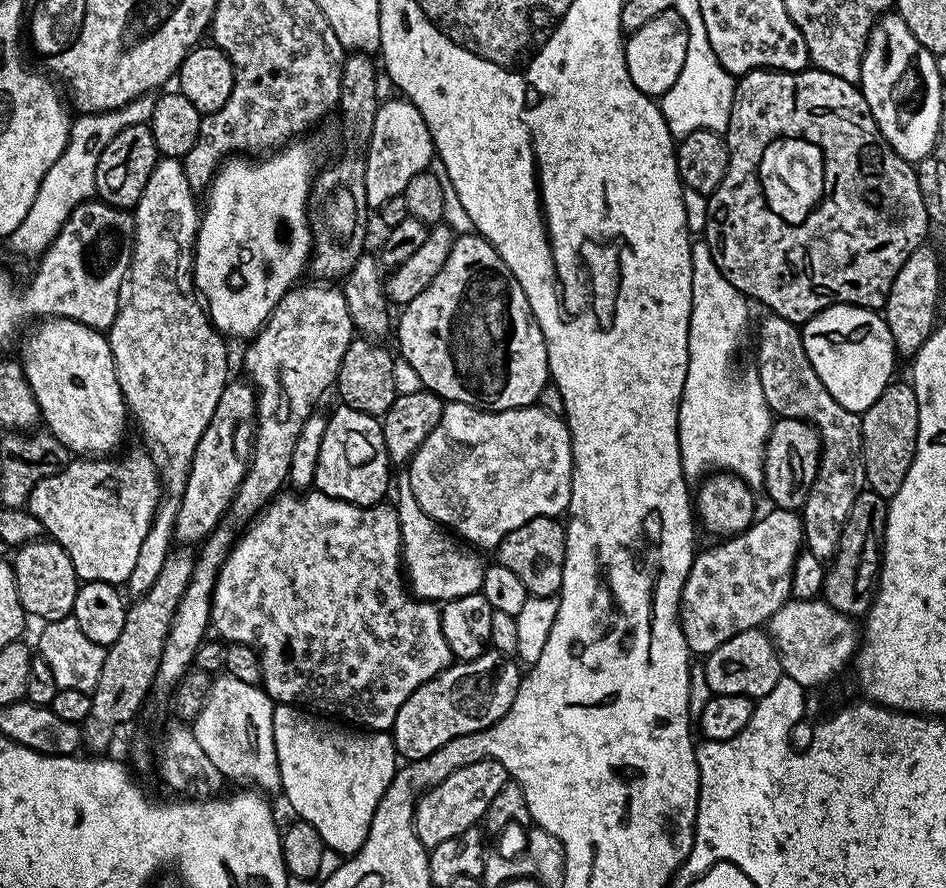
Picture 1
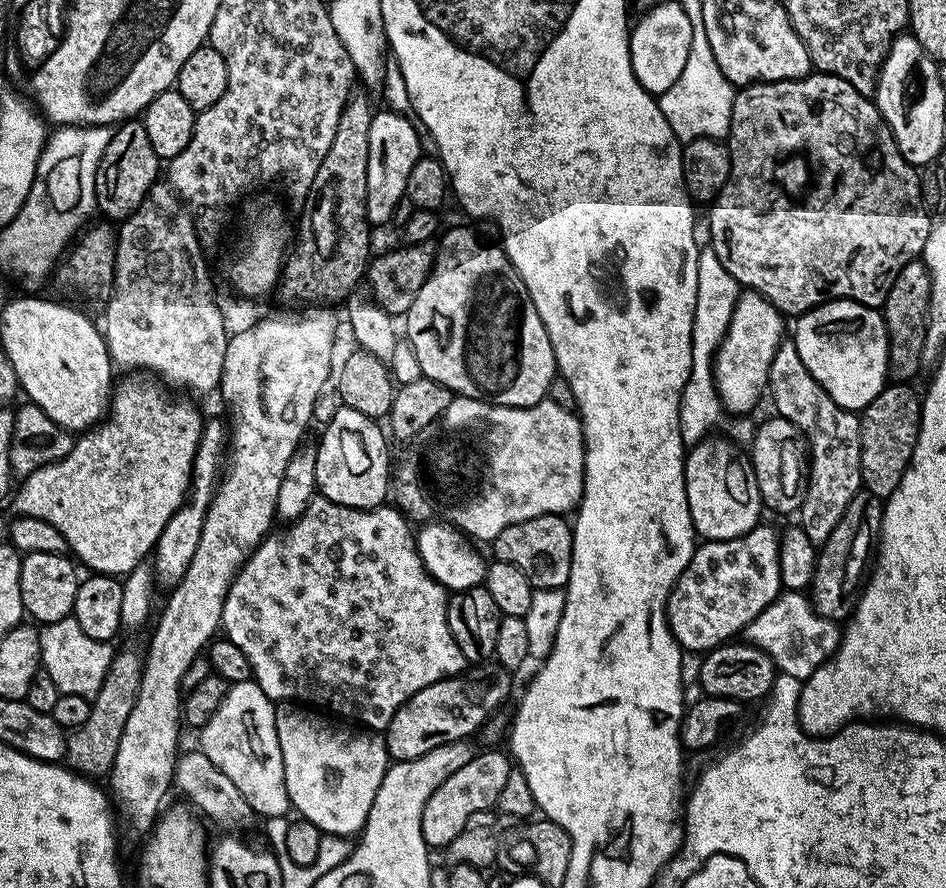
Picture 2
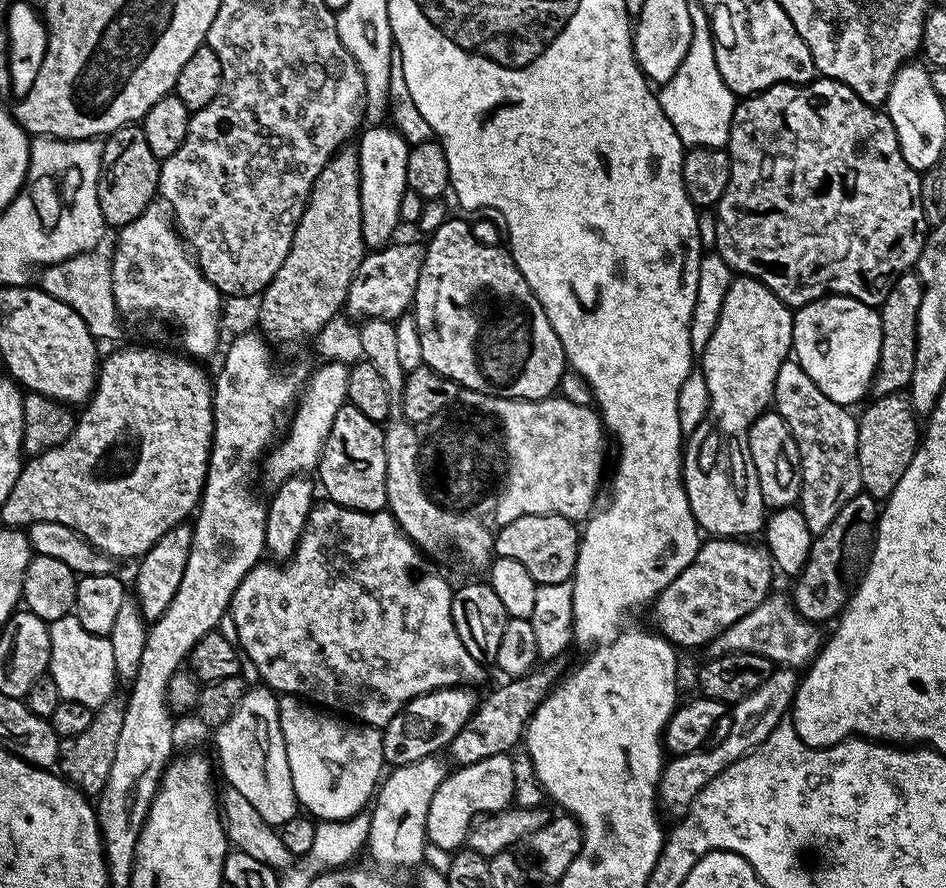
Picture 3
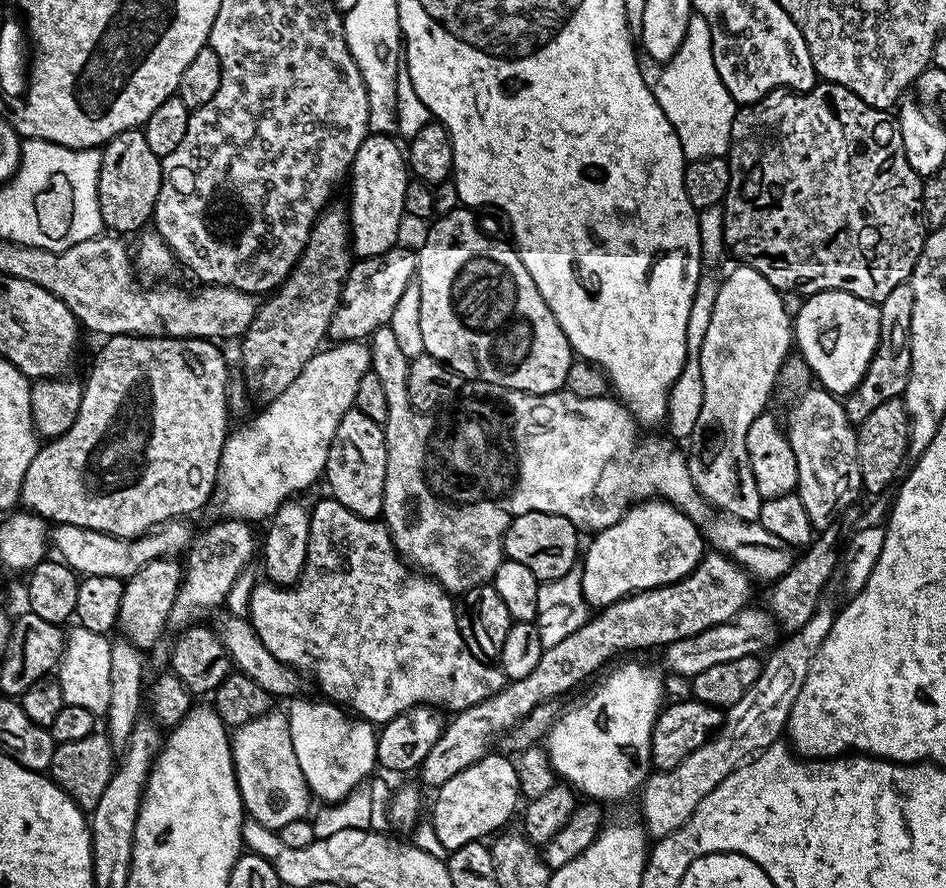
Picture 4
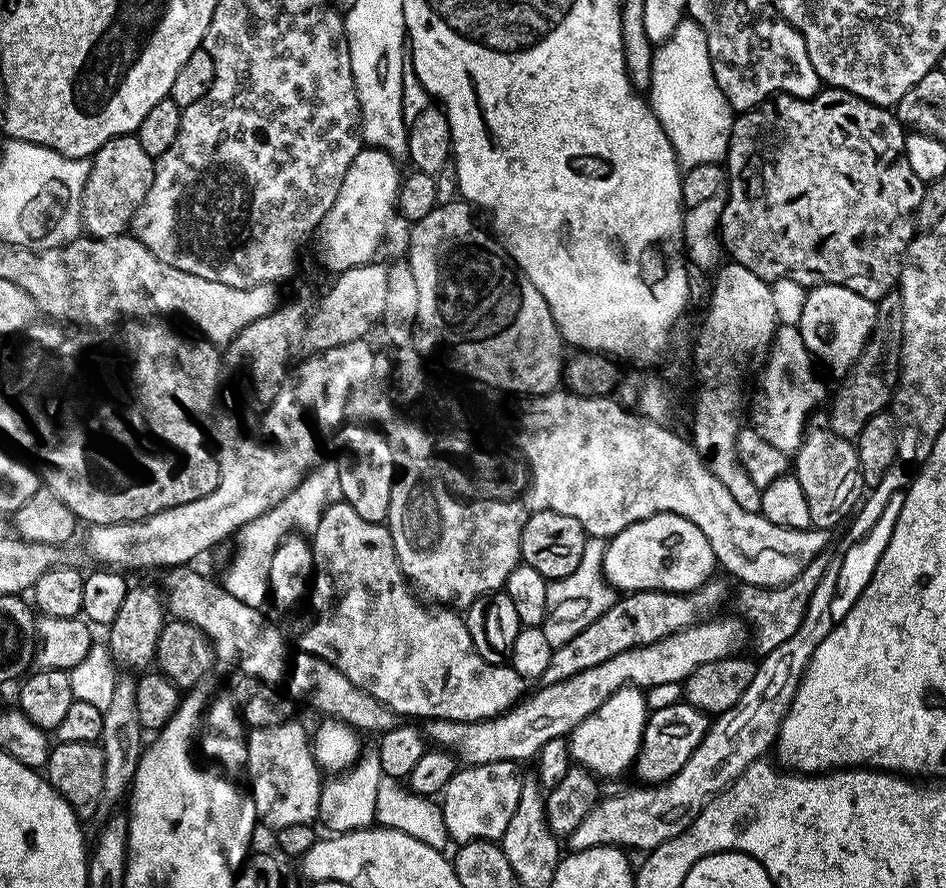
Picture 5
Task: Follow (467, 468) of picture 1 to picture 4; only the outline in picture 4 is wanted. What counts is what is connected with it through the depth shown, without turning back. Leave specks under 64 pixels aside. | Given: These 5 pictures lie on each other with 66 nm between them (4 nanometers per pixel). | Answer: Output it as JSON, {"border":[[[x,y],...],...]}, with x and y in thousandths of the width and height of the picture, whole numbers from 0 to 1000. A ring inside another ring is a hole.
{"border":[[[599,439],[572,446],[561,446],[559,441],[534,440],[532,446],[534,453],[541,458],[539,481],[541,493],[545,498],[545,545],[535,563],[535,571],[541,581],[551,581],[557,577],[590,579],[601,586],[610,597],[623,595],[623,600],[629,601],[652,590],[660,578],[673,565],[693,560],[725,578],[742,596],[743,607],[756,620],[781,635],[792,650],[800,654],[819,655],[837,639],[838,618],[818,606],[818,601],[814,601],[803,589],[798,586],[781,586],[749,566],[734,547],[734,538],[729,536],[722,508],[710,509],[708,501],[697,500],[693,495],[677,495],[674,474],[654,449],[644,448],[642,445],[636,448],[611,448]]]}

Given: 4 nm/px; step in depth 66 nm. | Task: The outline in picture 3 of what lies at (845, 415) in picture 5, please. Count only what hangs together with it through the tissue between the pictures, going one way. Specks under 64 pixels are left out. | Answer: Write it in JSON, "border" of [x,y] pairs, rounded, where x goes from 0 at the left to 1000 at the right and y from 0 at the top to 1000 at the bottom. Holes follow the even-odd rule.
{"border":[[[961,304],[947,314],[941,331],[928,345],[932,363],[932,390],[928,412],[920,438],[923,447],[945,444],[959,438],[966,426],[966,403],[970,385],[970,349],[975,345],[975,318],[967,305]]]}

